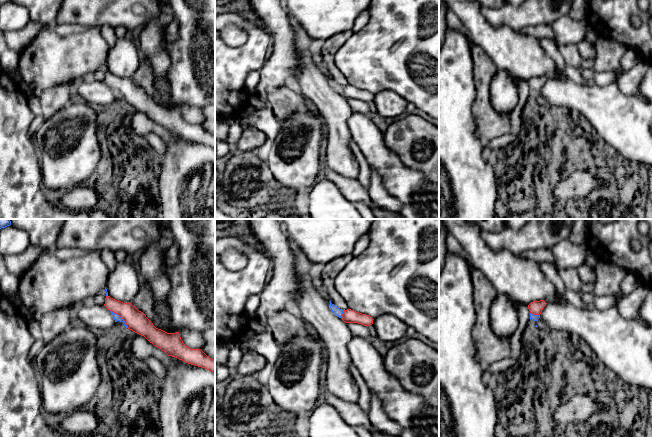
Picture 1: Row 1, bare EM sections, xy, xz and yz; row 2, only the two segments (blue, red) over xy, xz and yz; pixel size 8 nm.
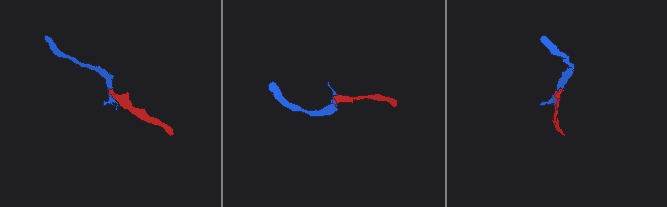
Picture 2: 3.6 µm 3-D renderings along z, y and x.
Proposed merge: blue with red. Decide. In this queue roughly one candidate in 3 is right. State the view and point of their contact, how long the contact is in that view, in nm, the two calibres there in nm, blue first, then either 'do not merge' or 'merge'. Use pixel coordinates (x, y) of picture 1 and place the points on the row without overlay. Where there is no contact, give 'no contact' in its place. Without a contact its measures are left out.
xy (120, 93) | 200 nm | 50/160 nm | merge

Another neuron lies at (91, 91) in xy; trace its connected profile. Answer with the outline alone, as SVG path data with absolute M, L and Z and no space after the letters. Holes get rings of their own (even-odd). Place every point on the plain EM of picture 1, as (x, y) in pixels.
M87 78L78 82L76 98L90 105L110 105L115 101L112 89L103 81Z

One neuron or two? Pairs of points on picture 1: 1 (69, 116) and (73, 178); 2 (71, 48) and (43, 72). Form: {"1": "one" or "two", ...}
{"1": "one", "2": "one"}

